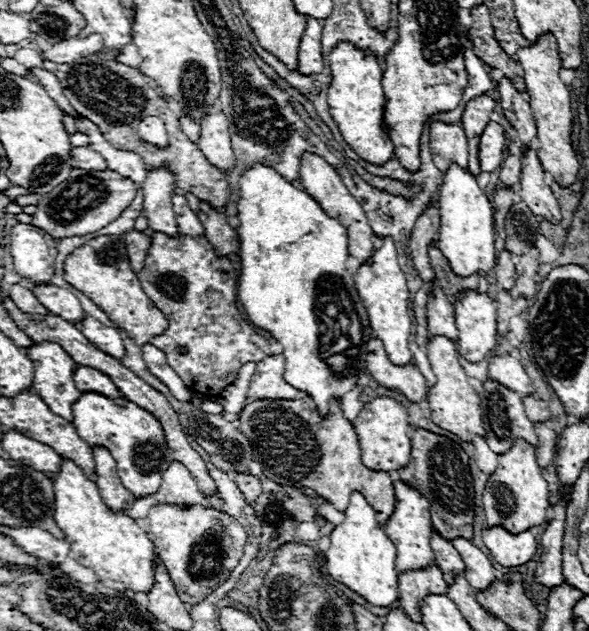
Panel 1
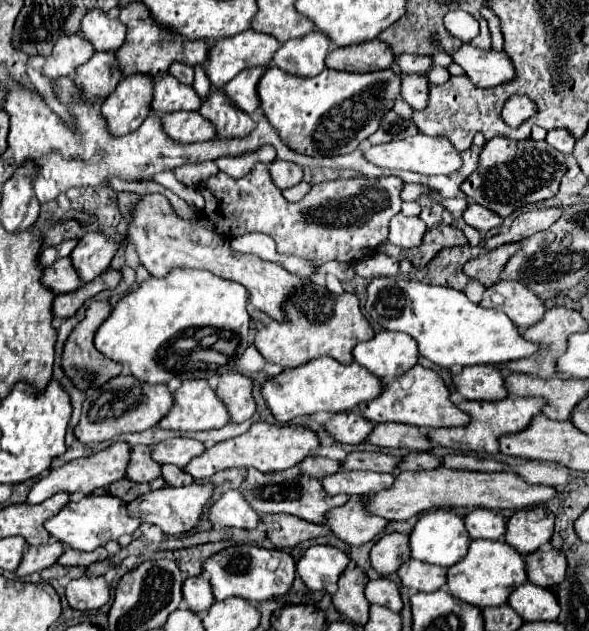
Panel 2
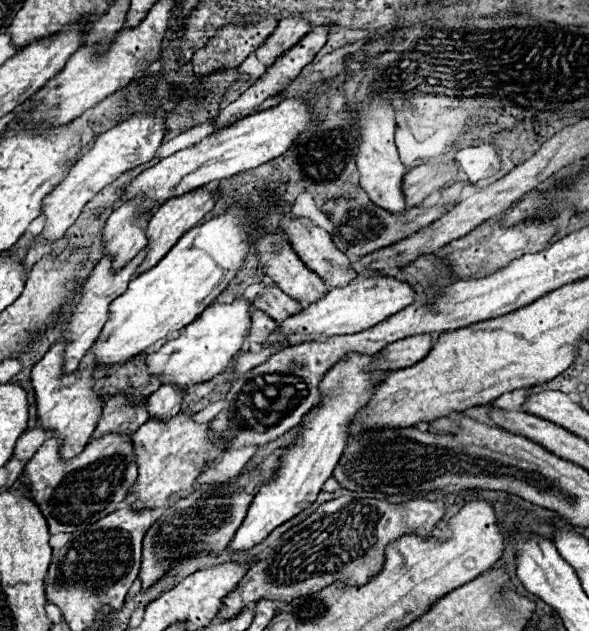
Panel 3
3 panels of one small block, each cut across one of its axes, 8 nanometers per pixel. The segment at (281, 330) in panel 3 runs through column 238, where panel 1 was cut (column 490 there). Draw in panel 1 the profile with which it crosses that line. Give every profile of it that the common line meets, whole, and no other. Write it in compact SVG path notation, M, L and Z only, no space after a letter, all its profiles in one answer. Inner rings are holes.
M490 356L488 358L488 374L490 378L506 384L506 388L520 392L520 394L532 394L534 386L524 372L524 366L514 356Z

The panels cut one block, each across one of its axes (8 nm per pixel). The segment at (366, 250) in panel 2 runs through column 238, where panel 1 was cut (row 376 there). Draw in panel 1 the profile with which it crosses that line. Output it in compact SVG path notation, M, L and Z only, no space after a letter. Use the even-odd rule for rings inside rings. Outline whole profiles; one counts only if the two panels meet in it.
M156 232L138 278L142 280L142 288L146 288L146 296L154 300L154 306L162 308L168 318L174 314L174 322L168 322L166 332L154 336L150 344L166 354L168 364L190 390L218 396L236 380L242 364L260 362L272 354L270 342L256 334L238 310L238 274L234 264L230 258L218 256L206 238L174 238ZM178 346L188 346L188 354L180 354Z

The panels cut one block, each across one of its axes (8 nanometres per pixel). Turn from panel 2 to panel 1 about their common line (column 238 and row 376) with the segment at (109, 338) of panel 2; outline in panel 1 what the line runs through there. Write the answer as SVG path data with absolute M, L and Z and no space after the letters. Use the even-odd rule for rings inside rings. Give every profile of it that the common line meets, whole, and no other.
M254 164L254 166L250 166L248 170L244 170L244 174L240 176L240 182L238 182L238 200L236 200L236 208L238 208L238 220L240 220L240 224L238 224L238 228L236 228L236 232L238 232L238 240L240 240L240 280L238 280L238 302L244 306L244 310L246 310L246 314L248 314L248 318L250 318L250 322L252 324L256 324L256 326L260 326L260 328L264 328L264 330L268 330L282 346L284 346L284 358L286 358L286 364L284 364L284 380L288 382L288 384L292 384L294 388L298 388L298 390L302 390L304 394L310 394L312 398L314 398L314 404L318 406L318 410L320 410L320 414L324 416L326 412L328 412L328 402L330 402L330 398L332 396L336 396L336 398L342 398L348 390L352 390L352 386L356 384L356 380L354 380L354 374L348 374L348 376L344 376L344 378L338 378L336 374L334 374L334 370L320 358L320 346L322 346L322 342L320 340L324 340L324 338L328 338L328 346L330 346L330 342L336 342L340 336L344 336L344 338L348 338L350 340L350 346L348 346L348 350L344 352L346 356L362 356L364 354L364 348L366 348L366 338L368 336L372 336L372 326L370 326L370 322L368 322L368 314L366 314L366 308L362 306L362 300L360 300L360 296L358 296L358 290L356 290L356 284L354 284L354 280L352 280L352 274L350 274L350 270L348 270L348 266L346 266L346 260L348 260L348 236L346 236L346 230L344 230L344 226L340 226L340 222L336 220L336 218L330 218L324 210L322 210L322 206L308 194L308 192L304 192L304 190L298 190L296 186L292 186L284 176L280 176L274 168L270 168L270 166L264 166L264 164Z

